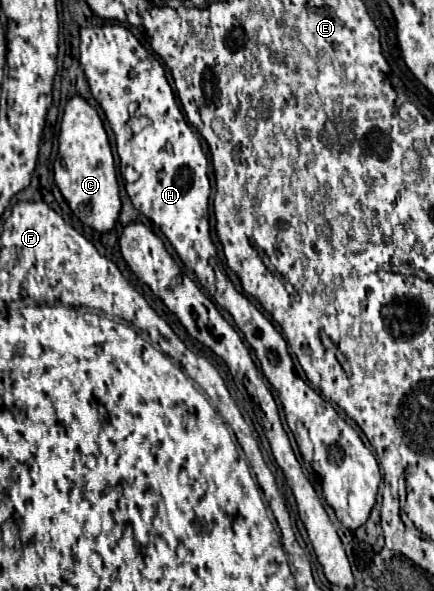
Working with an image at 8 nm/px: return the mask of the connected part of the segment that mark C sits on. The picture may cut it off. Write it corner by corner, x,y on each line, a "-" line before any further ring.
74,96
64,108
58,150
66,167
58,157
53,168
54,180
70,210
82,224
90,226
92,230
102,234
110,232
116,226
122,210
114,158
98,112
80,96

